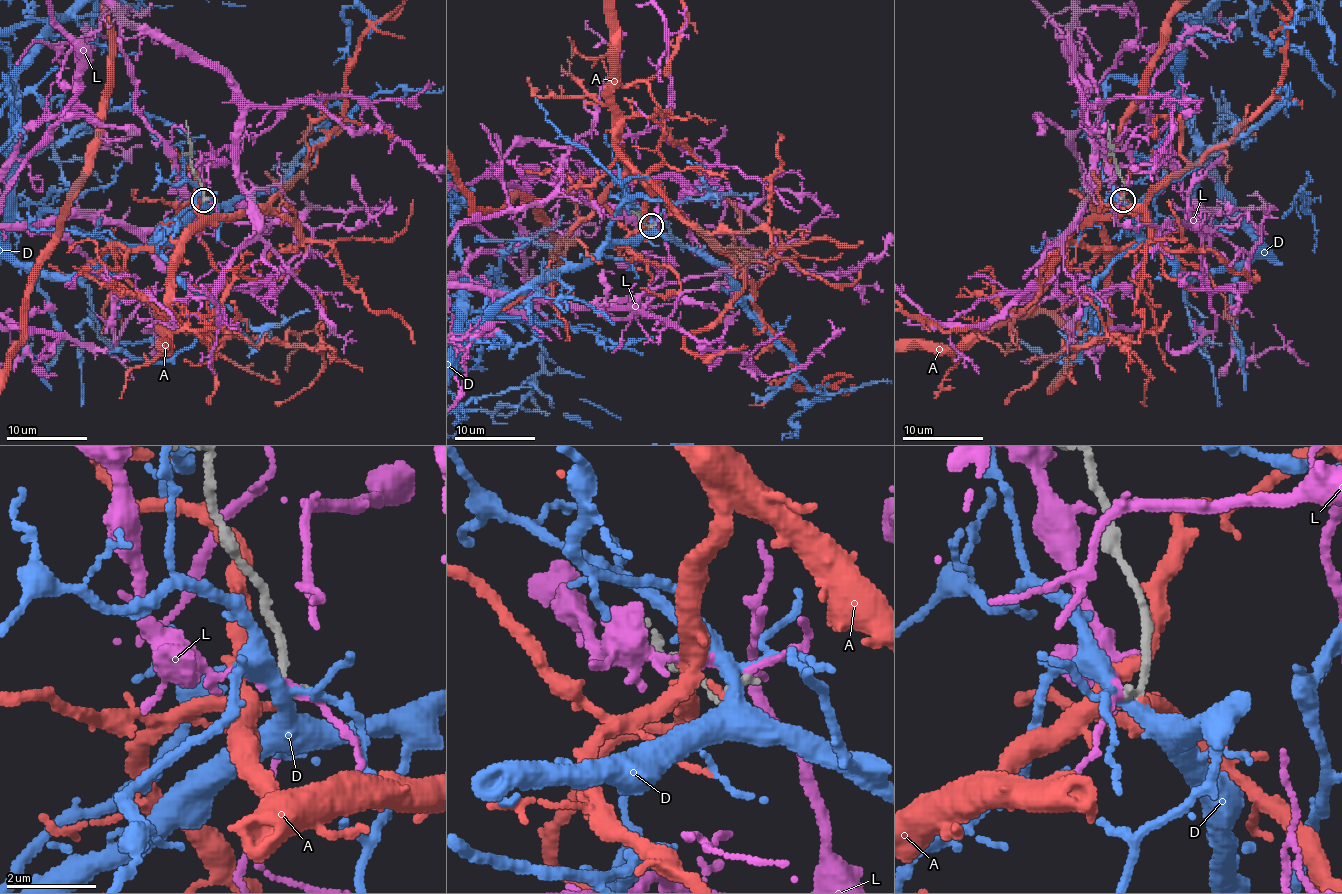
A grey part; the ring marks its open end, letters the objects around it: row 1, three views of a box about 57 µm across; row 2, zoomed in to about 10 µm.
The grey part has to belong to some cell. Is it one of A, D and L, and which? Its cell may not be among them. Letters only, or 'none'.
none

